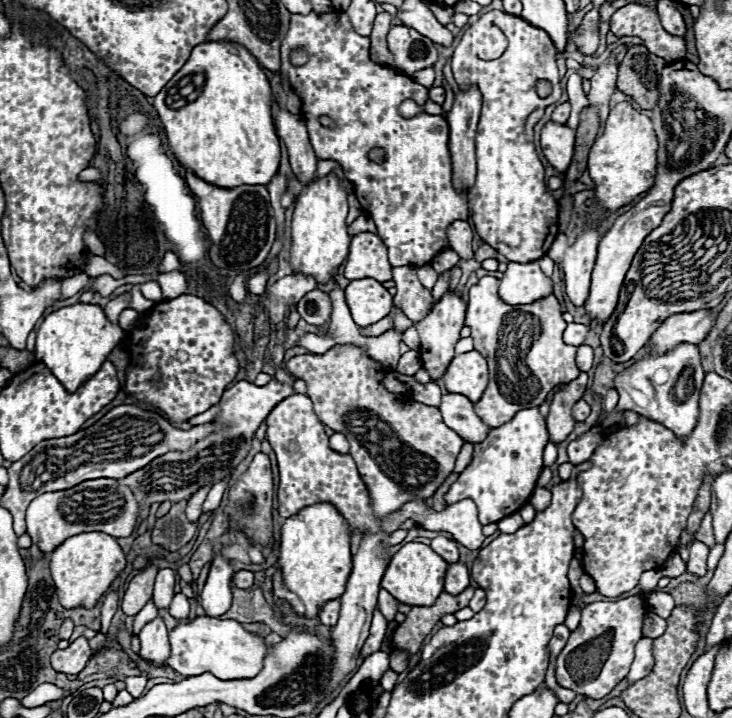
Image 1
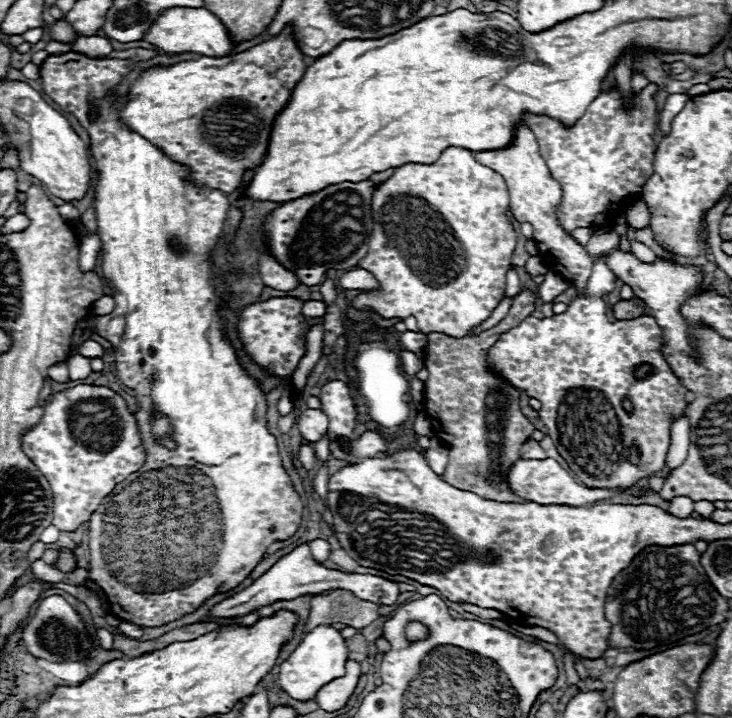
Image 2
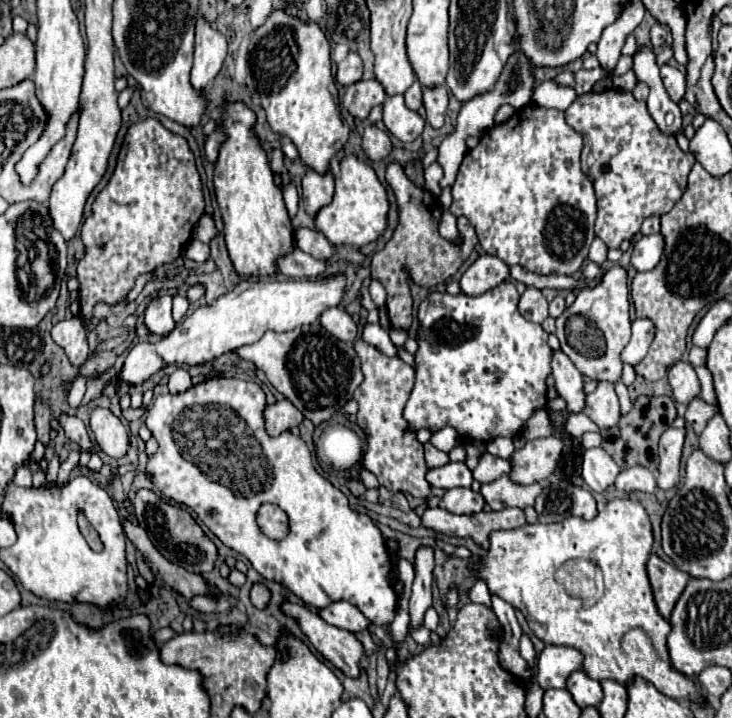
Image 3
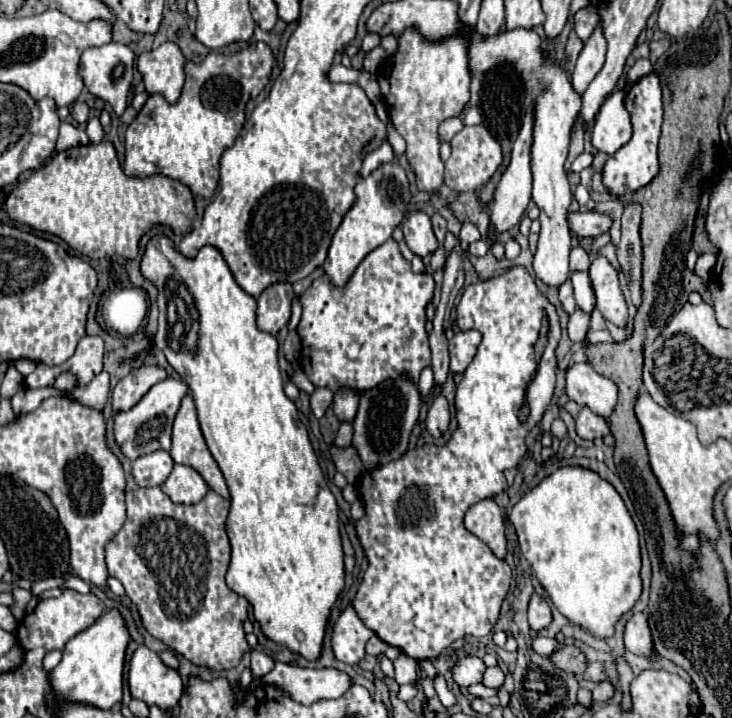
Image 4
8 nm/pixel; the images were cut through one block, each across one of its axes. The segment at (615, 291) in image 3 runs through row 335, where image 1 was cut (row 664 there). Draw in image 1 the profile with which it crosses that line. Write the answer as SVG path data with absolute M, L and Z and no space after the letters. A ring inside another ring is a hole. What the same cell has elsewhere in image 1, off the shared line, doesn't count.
M644 594L620 598L616 602L592 602L582 610L580 626L570 634L566 648L556 660L556 680L560 686L588 698L604 698L630 670L634 644L642 638L648 612Z

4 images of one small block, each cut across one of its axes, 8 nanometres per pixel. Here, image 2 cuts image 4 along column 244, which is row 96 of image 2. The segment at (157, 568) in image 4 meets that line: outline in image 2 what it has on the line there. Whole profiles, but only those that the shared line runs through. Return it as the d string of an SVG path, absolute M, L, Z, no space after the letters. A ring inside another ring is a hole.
M648 84L634 98L632 110L620 108L620 92L602 92L572 128L562 128L548 116L526 116L526 126L534 132L540 154L546 160L552 176L562 184L560 222L572 232L586 228L596 214L614 212L622 198L638 198L638 192L652 174L654 162L654 132L656 132L656 84Z

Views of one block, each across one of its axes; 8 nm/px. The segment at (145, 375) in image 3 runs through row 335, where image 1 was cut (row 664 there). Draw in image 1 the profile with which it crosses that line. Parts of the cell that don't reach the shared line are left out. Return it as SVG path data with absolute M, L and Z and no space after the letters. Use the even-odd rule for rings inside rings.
M200 616L196 620L184 620L184 622L180 622L170 632L170 646L172 646L172 654L168 658L168 666L170 668L174 668L176 672L180 672L184 676L200 676L202 672L212 672L220 680L244 680L244 678L256 676L262 670L262 660L270 652L270 644L266 644L264 638L260 638L258 634L248 632L246 628L242 628L240 622L236 622L236 620L208 618L208 616Z

